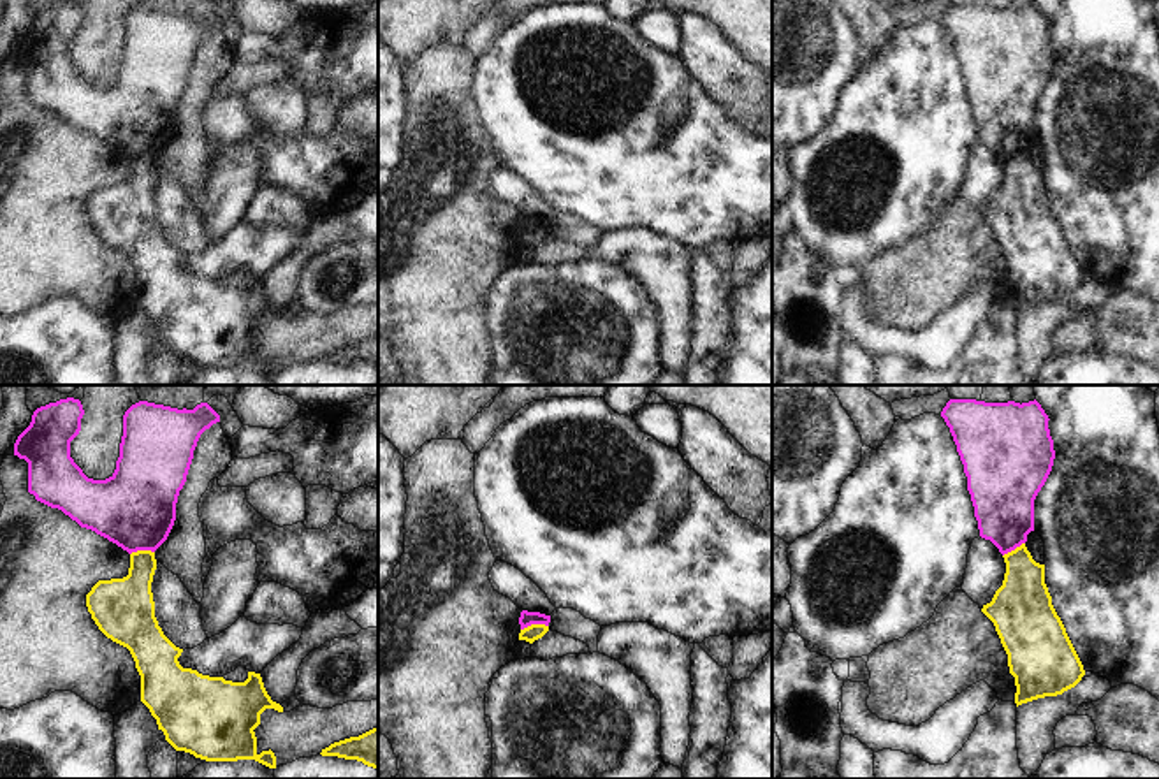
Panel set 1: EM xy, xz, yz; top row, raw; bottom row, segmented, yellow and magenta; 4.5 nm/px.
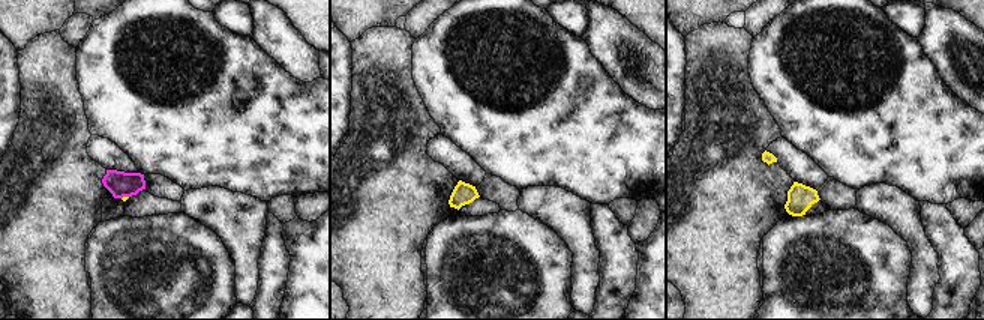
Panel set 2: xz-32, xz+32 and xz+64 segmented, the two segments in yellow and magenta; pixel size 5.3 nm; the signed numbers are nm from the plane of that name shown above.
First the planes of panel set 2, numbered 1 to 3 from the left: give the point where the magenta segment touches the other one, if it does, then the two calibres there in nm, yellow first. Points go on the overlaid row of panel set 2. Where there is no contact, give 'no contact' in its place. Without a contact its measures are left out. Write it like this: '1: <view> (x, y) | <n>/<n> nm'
1: xz-32 (125, 197) | 20/140 nm
2: no contact
3: no contact

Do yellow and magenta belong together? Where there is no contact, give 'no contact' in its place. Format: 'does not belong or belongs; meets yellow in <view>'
does not belong; meets yellow in xz

